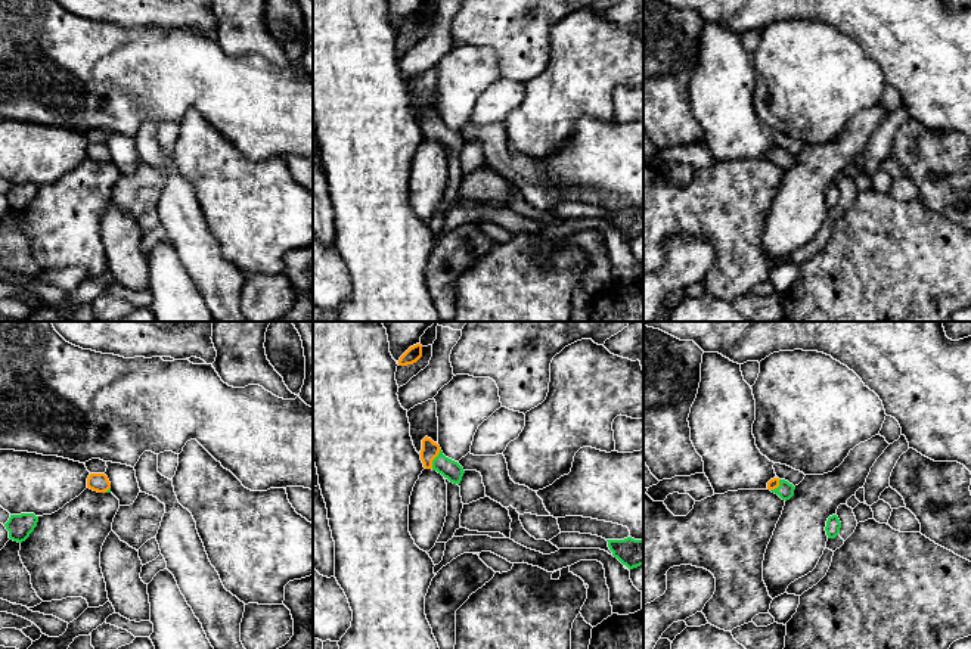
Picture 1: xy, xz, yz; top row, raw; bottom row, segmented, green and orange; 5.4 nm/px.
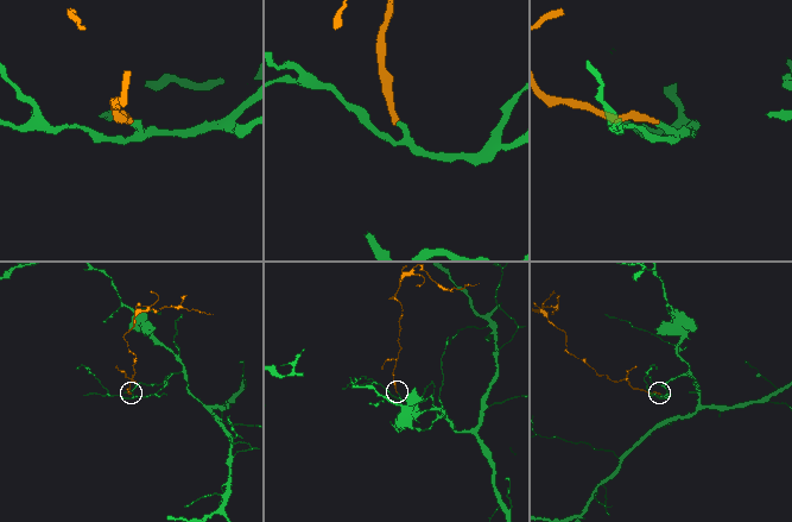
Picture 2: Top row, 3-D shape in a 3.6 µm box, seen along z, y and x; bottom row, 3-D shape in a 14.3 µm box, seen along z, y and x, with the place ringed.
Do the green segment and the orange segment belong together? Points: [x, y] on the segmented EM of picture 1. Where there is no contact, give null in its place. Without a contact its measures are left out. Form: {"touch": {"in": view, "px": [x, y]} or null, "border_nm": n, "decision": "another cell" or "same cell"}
{"touch": {"in": "xz", "px": [434, 459]}, "border_nm": 120, "decision": "same cell"}

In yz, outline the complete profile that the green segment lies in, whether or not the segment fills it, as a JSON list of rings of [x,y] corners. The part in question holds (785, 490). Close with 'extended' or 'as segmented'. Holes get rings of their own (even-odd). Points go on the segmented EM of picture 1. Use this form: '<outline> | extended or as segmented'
[[[773,478],[767,482],[767,490],[787,502],[794,496],[795,487],[785,479]]] | extended

